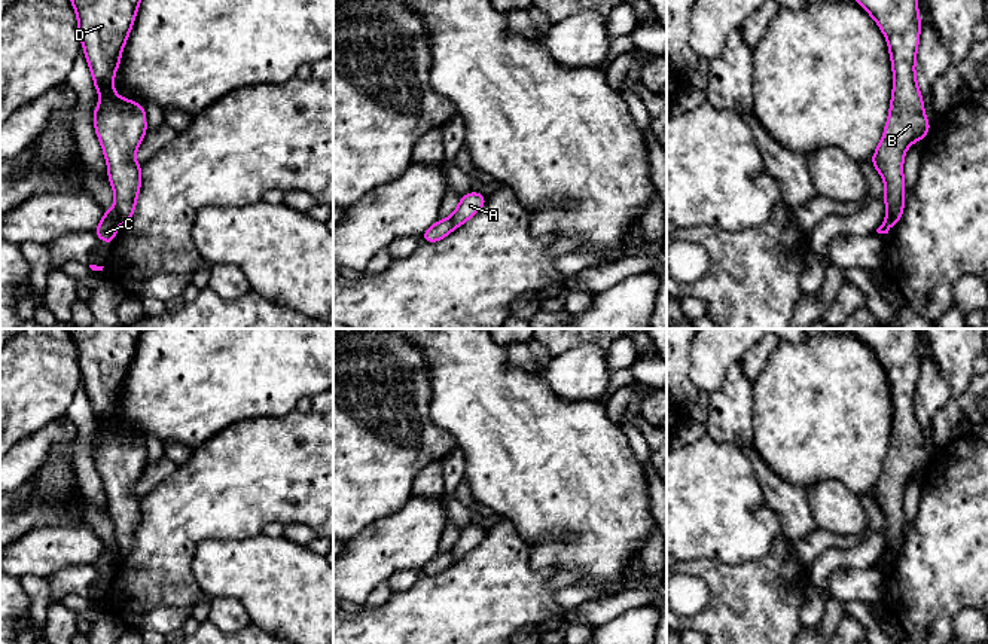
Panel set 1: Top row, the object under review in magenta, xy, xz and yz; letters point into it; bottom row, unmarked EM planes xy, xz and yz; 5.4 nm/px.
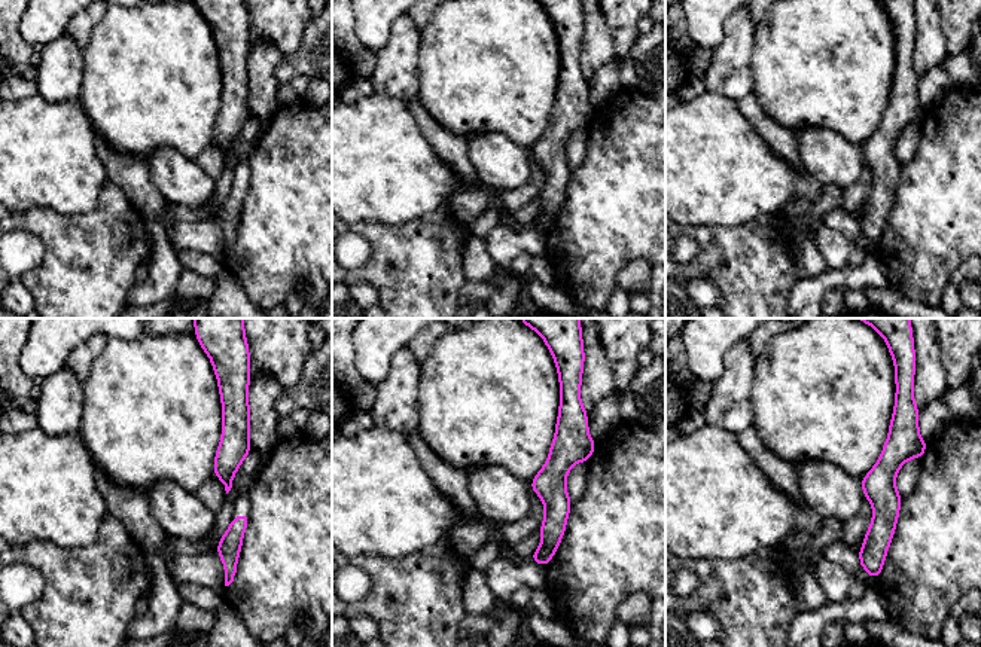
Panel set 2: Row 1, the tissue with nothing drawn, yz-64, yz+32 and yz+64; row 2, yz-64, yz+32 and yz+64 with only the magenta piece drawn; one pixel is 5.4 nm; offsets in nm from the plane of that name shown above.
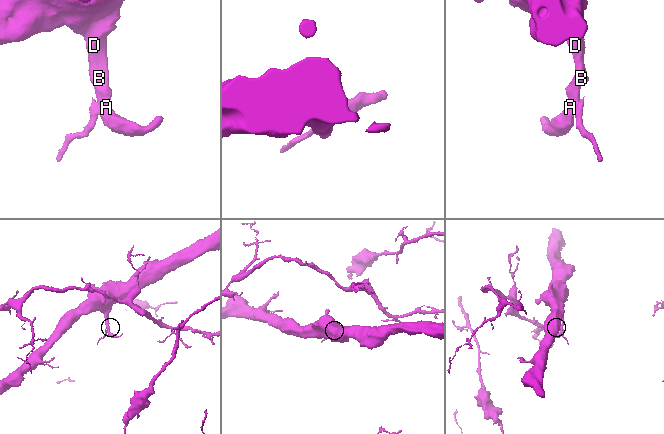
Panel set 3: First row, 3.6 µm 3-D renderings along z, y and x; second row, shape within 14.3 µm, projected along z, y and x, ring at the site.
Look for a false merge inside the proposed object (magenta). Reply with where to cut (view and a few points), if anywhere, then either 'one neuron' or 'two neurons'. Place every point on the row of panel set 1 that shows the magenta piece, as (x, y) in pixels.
cut yz (903, 195), (892, 213), (890, 225); two neurons

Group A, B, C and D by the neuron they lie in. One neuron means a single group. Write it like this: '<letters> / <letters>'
A B D / C

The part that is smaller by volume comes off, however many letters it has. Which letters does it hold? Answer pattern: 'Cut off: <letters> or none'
Cut off: C

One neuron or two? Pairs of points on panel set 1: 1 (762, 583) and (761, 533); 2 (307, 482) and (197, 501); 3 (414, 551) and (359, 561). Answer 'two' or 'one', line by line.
1: two
2: one
3: one

